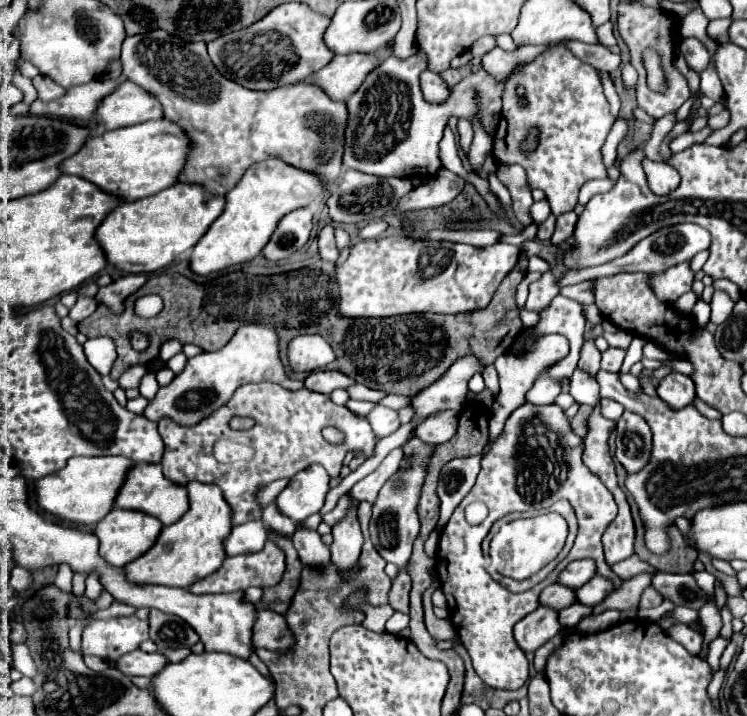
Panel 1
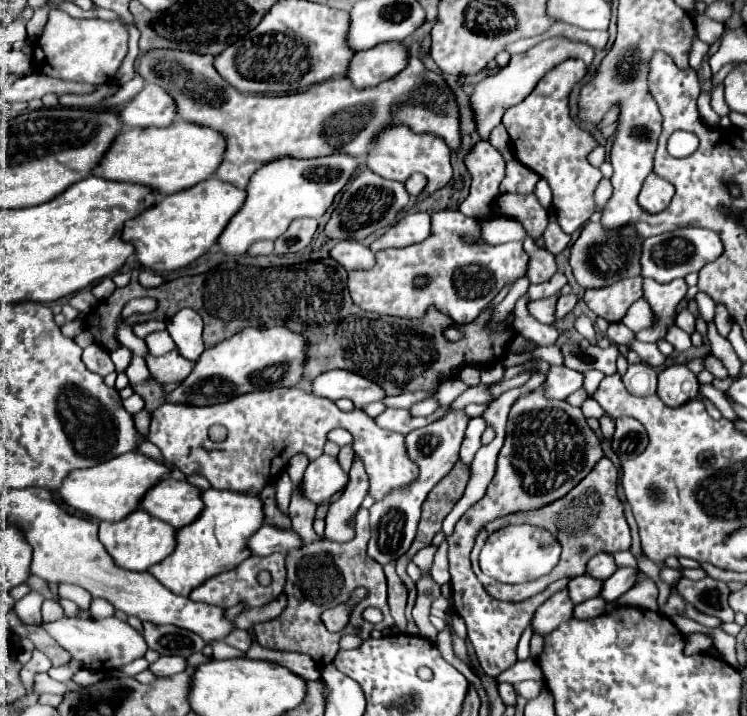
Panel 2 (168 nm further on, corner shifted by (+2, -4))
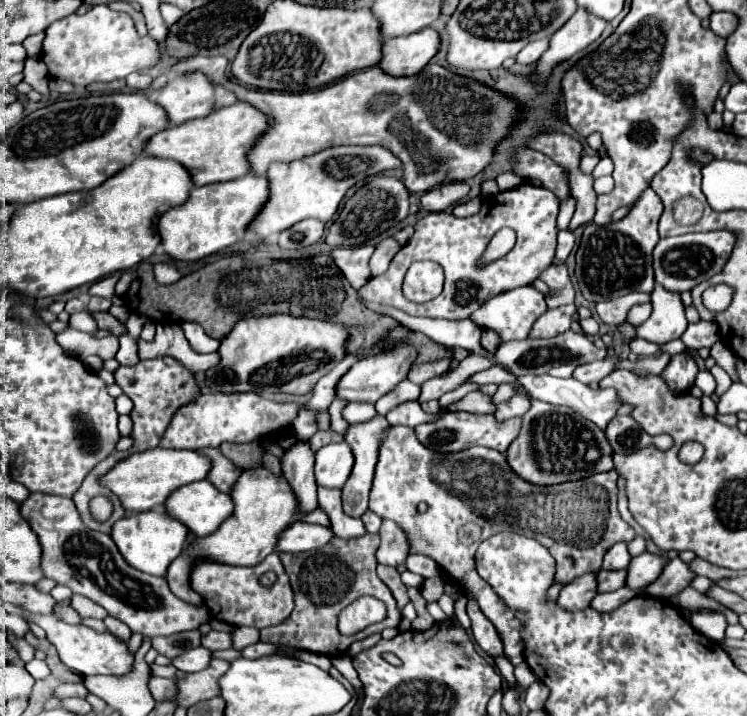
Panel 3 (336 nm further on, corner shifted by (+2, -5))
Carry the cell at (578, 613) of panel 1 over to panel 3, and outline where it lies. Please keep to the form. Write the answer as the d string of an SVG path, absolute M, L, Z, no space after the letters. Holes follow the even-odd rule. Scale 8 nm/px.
M621 587L621 589L611 591L611 593L599 593L599 595L595 595L589 607L595 609L595 611L599 611L599 613L609 613L609 611L617 609L619 605L623 605L625 601L633 599L635 595L637 595L637 591L631 591L631 589Z

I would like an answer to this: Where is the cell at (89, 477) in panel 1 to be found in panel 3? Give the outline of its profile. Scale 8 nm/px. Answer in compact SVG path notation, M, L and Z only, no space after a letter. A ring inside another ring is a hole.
M147 449L139 453L131 453L123 461L117 461L105 475L99 477L99 483L105 485L113 495L119 497L121 507L127 513L141 513L159 509L171 491L205 479L209 471L209 459L199 455L197 451L179 451L179 449Z

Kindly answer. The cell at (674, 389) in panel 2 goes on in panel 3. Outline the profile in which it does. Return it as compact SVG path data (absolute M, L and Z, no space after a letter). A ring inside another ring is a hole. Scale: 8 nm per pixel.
M679 353L679 355L671 357L669 365L661 373L661 379L667 383L667 387L673 393L681 395L681 393L687 393L693 387L697 371L699 369L697 369L693 357L689 353Z

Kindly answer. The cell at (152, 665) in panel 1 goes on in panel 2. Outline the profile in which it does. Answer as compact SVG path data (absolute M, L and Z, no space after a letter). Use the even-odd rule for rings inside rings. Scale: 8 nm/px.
M161 656L155 664L151 664L151 670L157 676L173 676L187 668L187 658L183 656Z

